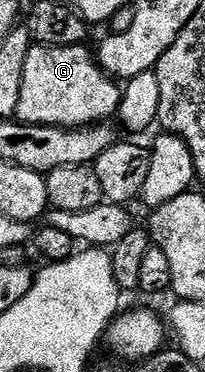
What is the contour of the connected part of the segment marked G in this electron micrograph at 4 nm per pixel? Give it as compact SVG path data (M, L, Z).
M34 45L30 53L26 53L26 70L22 73L22 98L18 100L18 109L16 110L16 119L21 123L33 123L34 125L50 125L51 127L90 127L93 123L102 123L111 120L117 114L120 105L121 84L113 81L105 75L98 62L97 56L88 52L87 46L78 47L42 47Z

